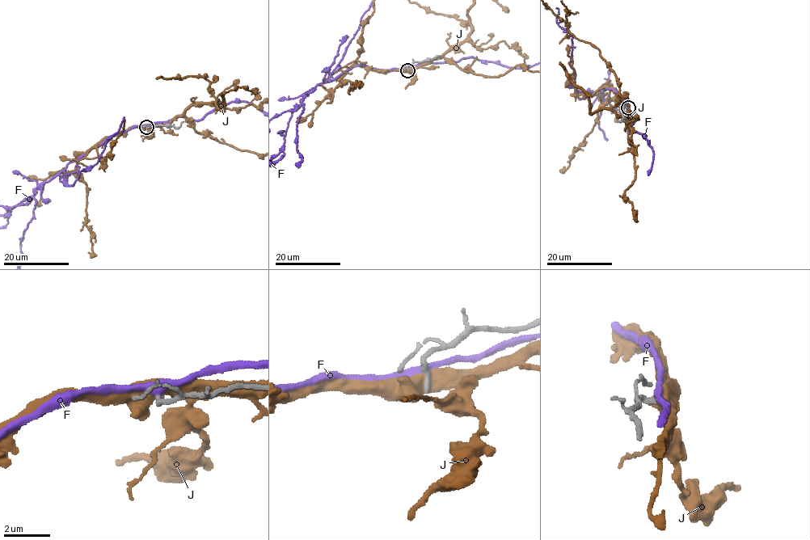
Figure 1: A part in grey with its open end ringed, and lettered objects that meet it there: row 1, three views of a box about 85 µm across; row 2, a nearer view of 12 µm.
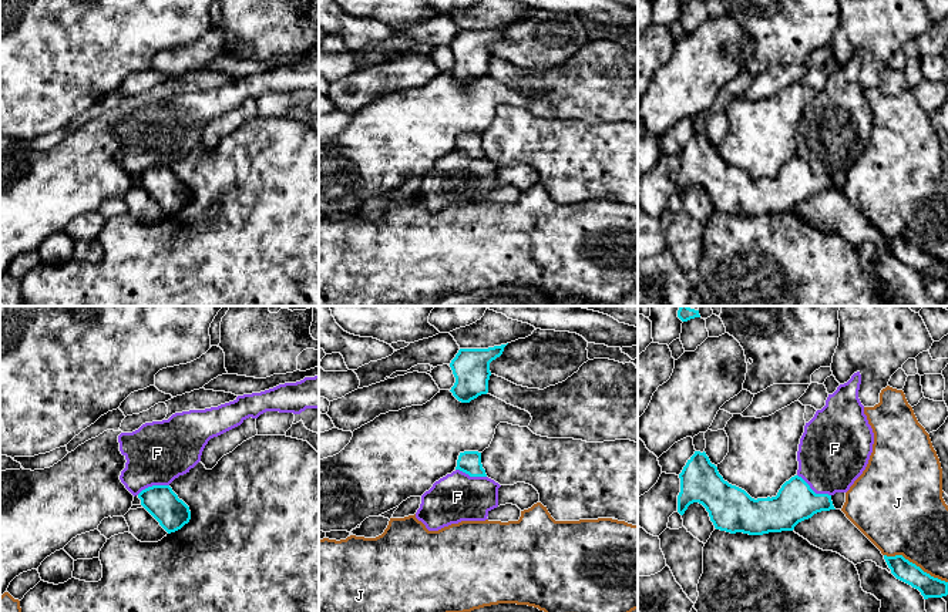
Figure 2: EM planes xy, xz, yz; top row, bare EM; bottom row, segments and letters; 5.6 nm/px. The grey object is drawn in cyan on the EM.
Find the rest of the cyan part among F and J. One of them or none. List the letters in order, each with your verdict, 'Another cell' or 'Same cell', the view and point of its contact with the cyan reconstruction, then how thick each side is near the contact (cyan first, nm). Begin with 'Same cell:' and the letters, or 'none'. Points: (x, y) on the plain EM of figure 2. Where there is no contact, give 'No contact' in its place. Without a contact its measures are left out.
Same cell: none
F: Another cell. Touches cyan at yz (813, 172). Thickness 220 nm (cyan) against 400 nm
J: Another cell. Touches cyan at yz (914, 245). Thickness 120 nm (cyan) against 420 nm

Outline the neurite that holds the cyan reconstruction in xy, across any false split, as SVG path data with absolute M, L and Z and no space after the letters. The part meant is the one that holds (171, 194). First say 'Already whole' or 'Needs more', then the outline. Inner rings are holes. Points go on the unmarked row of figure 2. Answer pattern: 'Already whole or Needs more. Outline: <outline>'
Already whole. Outline: M169 167L148 168L138 175L138 179L168 215L181 211L191 201L189 188Z

